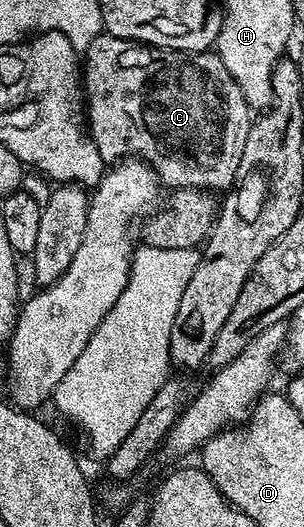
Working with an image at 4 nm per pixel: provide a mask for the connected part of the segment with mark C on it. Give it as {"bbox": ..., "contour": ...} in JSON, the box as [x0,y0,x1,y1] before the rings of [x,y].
{"bbox":[84,34,252,190],"contour":[[[109,34],[98,35],[91,45],[84,51],[84,104],[88,109],[88,131],[94,140],[96,150],[100,150],[100,158],[103,165],[113,166],[127,158],[145,160],[154,169],[155,176],[167,189],[201,188],[204,190],[204,182],[210,182],[210,175],[214,172],[214,154],[222,150],[242,148],[246,141],[246,130],[252,123],[252,110],[246,104],[244,94],[240,94],[240,88],[228,74],[228,66],[218,56],[217,51],[204,52],[175,52],[164,48],[152,48],[148,44],[135,44],[124,38],[116,38]]]}

